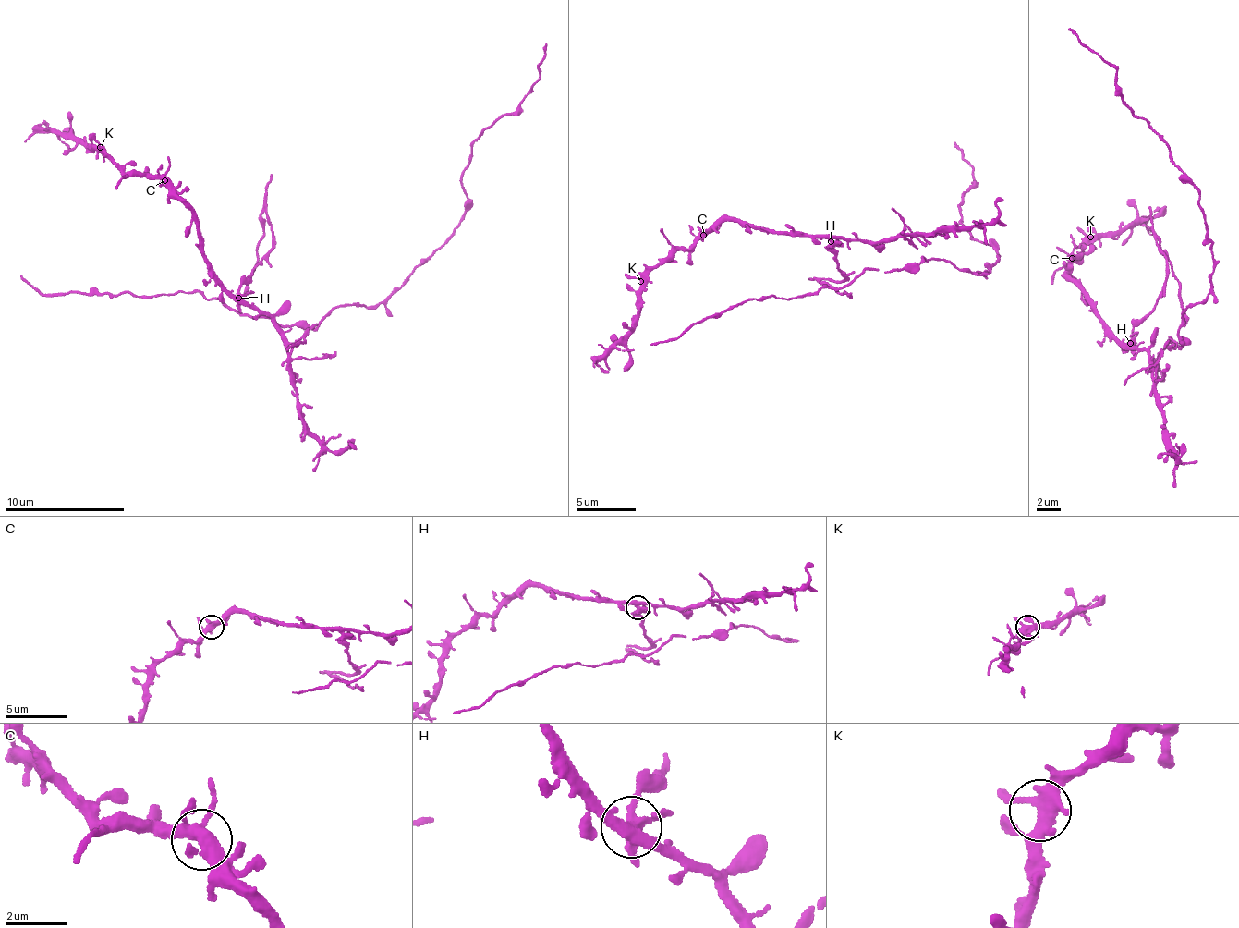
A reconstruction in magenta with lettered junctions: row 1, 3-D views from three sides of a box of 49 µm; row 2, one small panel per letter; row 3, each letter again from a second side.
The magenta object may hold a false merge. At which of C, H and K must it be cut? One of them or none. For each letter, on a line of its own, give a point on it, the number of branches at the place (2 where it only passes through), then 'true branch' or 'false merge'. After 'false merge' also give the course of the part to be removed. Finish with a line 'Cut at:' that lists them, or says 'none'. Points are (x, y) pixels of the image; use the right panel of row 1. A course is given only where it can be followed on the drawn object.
C: place (1072, 258); branches 5; true branch
H: place (1130, 343); branches 6; false merge; course (1129, 343), (1135, 325), (1155, 306), (1164, 277), (1163, 255), (1178, 281), (1184, 328)
K: place (1090, 237); branches 6; true branch
Cut at: H

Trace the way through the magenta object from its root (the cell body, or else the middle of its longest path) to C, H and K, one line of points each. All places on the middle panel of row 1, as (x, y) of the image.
C: (913, 245), (901, 235), (871, 243), (838, 236), (792, 237), (770, 231), (766, 233), (729, 220), (703, 235)
H: (913, 245), (901, 235), (876, 243), (840, 238), (832, 240)
K: (913, 245), (901, 235), (871, 243), (838, 236), (766, 233), (722, 221), (686, 247), (680, 246), (640, 281)

